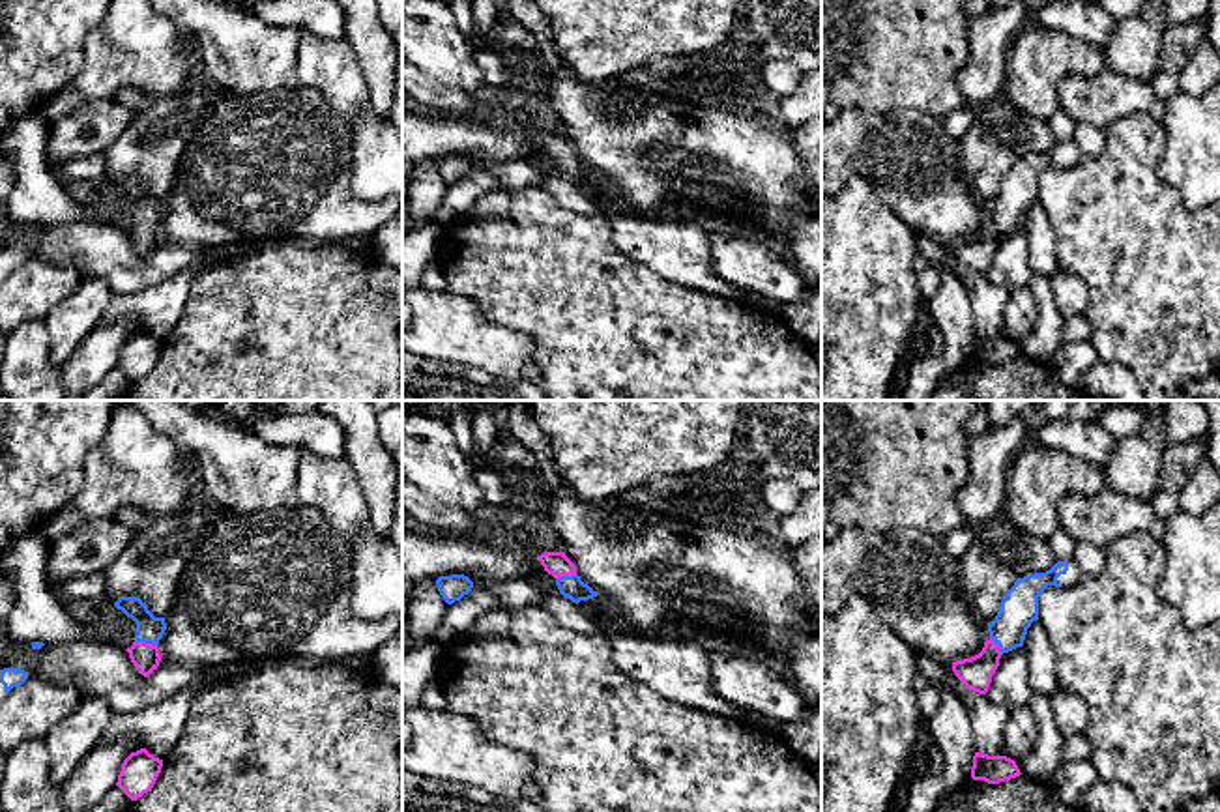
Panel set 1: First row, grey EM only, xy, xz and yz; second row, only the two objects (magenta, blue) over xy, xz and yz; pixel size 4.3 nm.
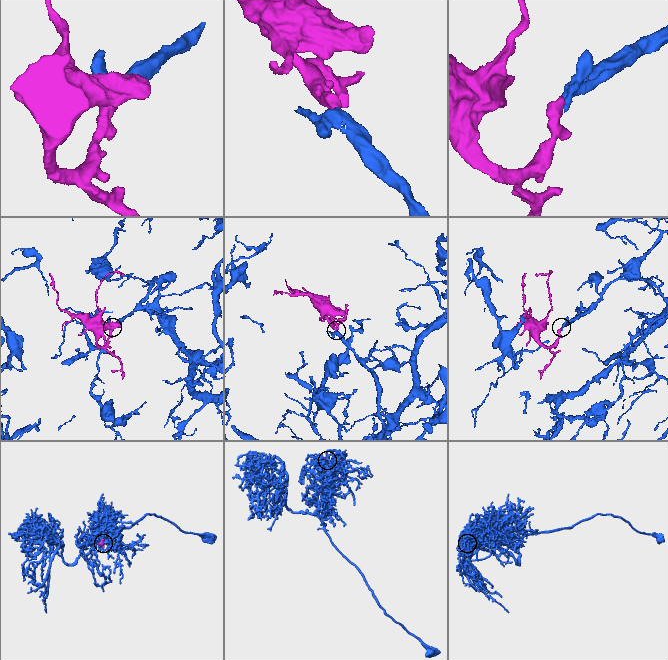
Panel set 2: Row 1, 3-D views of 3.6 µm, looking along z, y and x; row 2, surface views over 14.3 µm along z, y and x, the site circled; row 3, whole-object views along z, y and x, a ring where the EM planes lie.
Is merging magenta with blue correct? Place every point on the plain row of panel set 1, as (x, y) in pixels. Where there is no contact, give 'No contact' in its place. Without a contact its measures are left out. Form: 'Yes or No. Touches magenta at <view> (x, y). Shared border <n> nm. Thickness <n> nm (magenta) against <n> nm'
Yes. Touches magenta at xy (146, 225). Shared border 100 nm. Thickness 120 nm (magenta) against 120 nm

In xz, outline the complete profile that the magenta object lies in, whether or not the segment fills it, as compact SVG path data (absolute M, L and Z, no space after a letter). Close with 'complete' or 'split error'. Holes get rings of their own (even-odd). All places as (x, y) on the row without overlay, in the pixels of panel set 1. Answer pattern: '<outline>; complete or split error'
M545 133L539 137L541 146L548 155L556 159L559 174L573 183L589 181L599 174L576 155L574 144L565 137L565 133Z; split error

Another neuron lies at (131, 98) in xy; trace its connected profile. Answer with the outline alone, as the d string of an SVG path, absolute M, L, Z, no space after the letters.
M120 88L114 94L116 101L125 105L127 109L140 110L148 103L148 95L137 88Z

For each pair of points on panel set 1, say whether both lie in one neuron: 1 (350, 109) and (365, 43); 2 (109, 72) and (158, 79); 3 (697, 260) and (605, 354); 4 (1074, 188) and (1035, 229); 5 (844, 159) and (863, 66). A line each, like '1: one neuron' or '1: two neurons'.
1: two neurons
2: one neuron
3: two neurons
4: two neurons
5: two neurons

